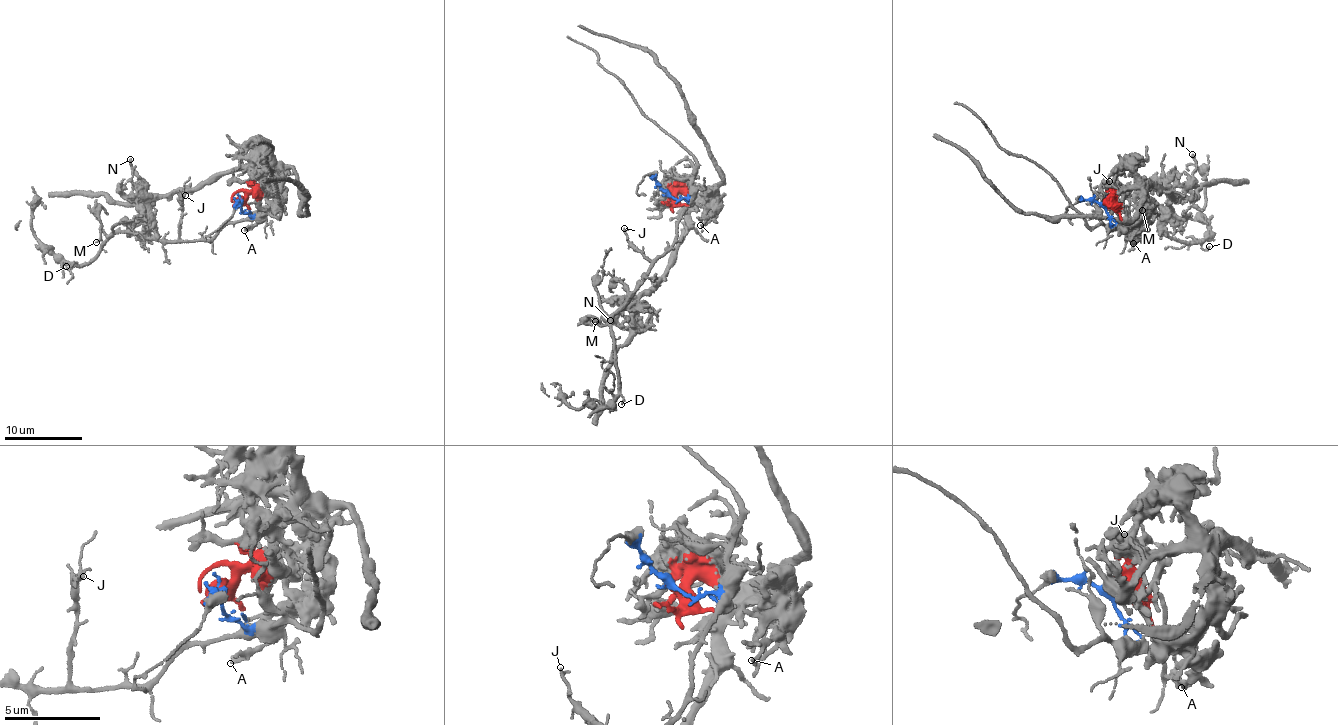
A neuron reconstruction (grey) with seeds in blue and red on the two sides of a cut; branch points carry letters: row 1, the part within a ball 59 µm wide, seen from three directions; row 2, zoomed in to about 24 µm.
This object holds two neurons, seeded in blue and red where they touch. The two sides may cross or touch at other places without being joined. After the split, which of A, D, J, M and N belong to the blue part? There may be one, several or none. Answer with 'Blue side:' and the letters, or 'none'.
Blue side: D, J, M

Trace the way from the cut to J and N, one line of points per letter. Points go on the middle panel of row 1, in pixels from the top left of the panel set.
J: (667, 195), (686, 199), (672, 244), (659, 256), (652, 260), (635, 249), (624, 227)
N: (667, 195), (684, 187), (692, 205), (666, 271), (645, 290), (635, 314), (617, 324), (609, 320)

